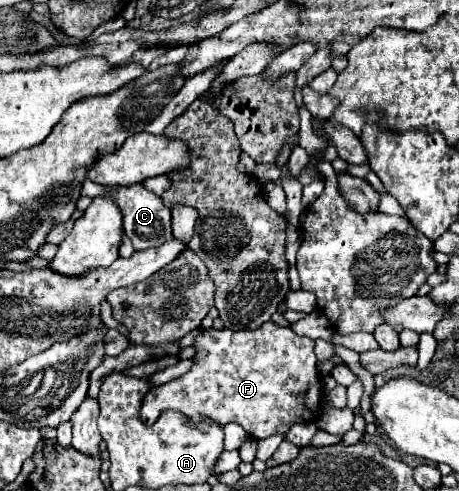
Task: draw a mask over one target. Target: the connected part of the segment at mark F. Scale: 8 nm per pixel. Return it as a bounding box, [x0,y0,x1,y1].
[140,322,322,440]

